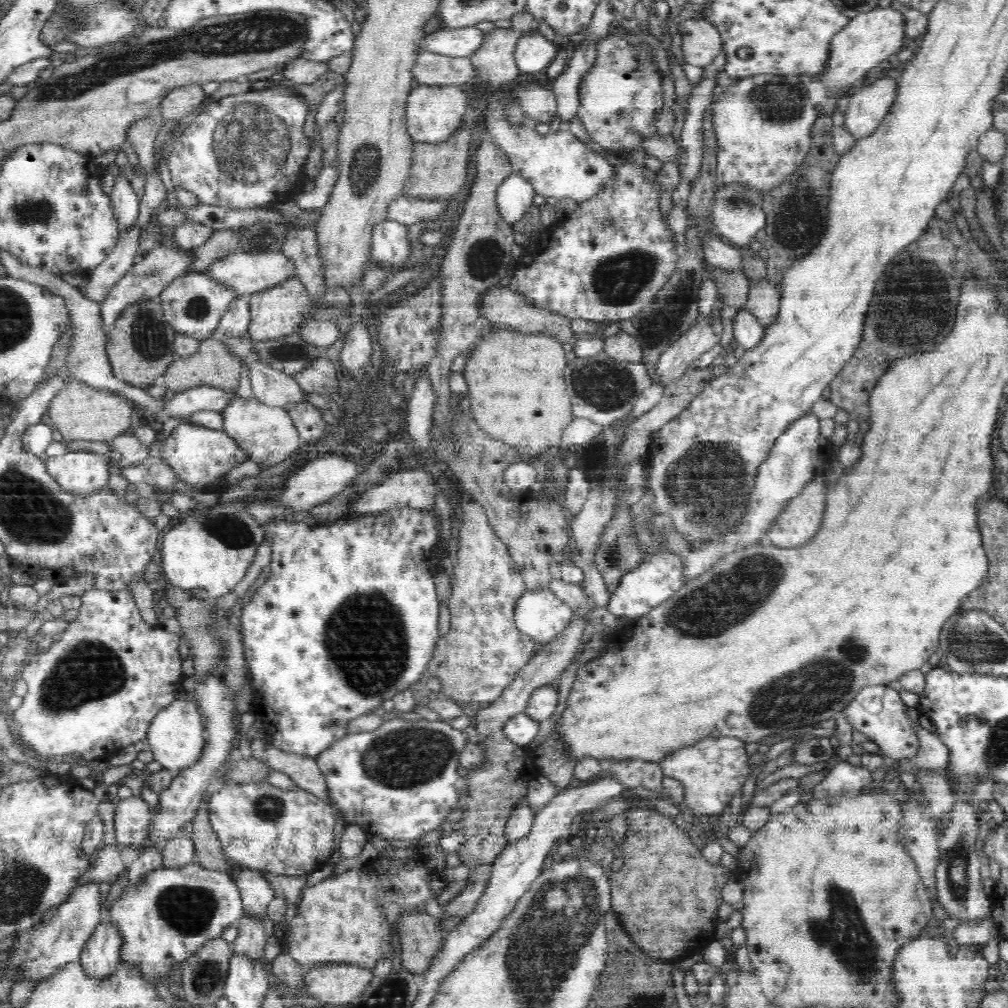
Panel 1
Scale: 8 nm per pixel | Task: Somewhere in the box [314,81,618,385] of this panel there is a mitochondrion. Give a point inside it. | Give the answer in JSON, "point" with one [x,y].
{"point":[368,163]}

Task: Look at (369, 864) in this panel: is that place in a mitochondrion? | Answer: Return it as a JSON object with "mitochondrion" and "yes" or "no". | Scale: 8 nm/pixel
{"mitochondrion":"no"}

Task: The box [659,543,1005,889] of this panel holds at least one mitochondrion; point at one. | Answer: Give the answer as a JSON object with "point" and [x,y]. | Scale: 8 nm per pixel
{"point":[797,696]}

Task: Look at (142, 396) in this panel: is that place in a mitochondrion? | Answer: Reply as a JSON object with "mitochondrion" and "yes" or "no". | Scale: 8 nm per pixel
{"mitochondrion":"no"}

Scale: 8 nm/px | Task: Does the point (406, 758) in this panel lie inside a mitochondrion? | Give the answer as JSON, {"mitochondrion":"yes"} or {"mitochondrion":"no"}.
{"mitochondrion":"yes"}

